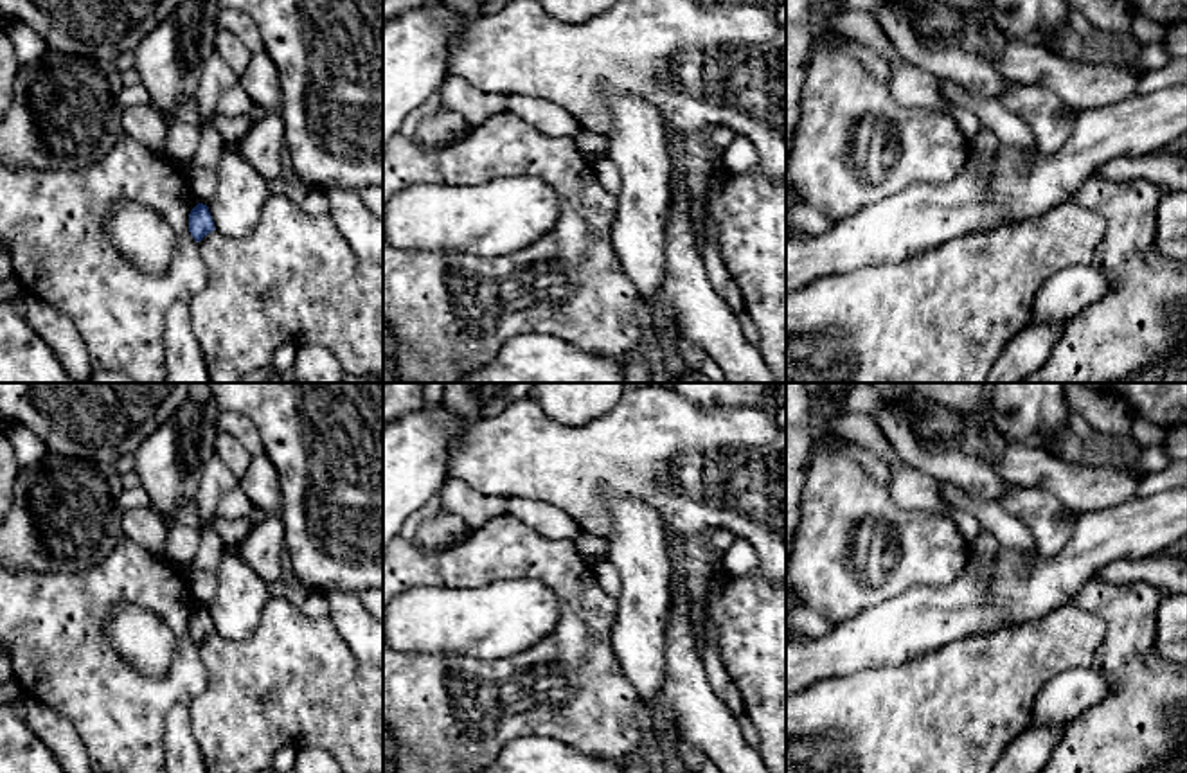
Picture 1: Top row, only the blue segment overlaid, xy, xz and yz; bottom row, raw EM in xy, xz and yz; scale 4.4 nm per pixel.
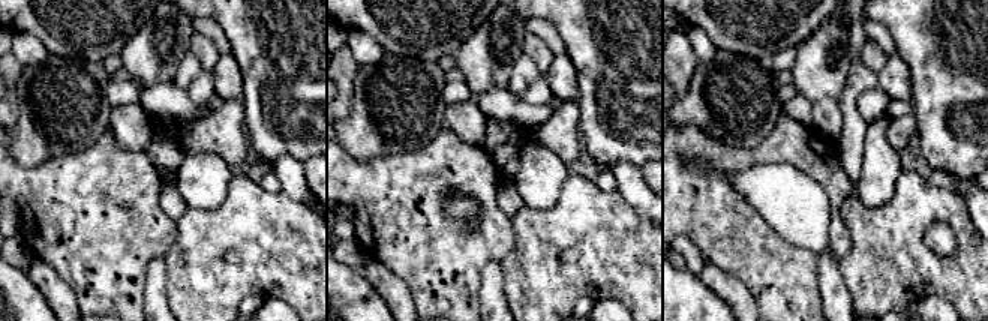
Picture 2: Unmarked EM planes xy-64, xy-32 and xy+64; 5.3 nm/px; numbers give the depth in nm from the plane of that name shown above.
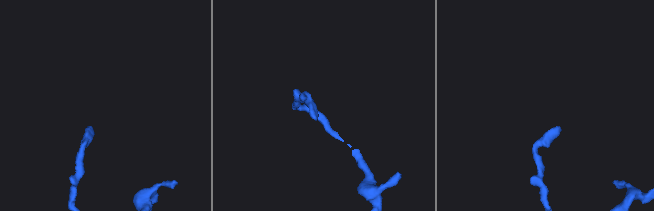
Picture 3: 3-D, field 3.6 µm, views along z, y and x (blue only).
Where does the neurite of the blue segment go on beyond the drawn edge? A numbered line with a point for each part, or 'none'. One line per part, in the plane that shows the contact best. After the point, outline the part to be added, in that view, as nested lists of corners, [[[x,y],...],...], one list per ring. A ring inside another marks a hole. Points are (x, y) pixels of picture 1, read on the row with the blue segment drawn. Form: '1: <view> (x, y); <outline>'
none

